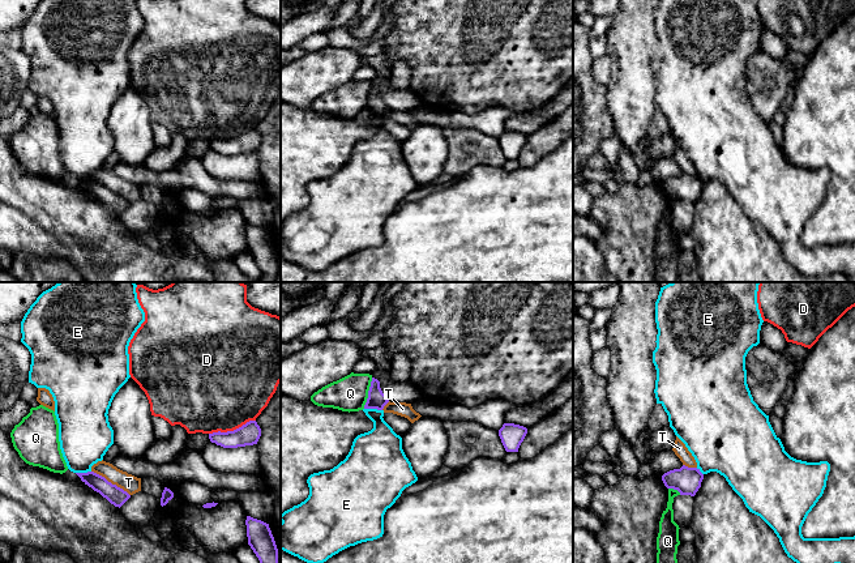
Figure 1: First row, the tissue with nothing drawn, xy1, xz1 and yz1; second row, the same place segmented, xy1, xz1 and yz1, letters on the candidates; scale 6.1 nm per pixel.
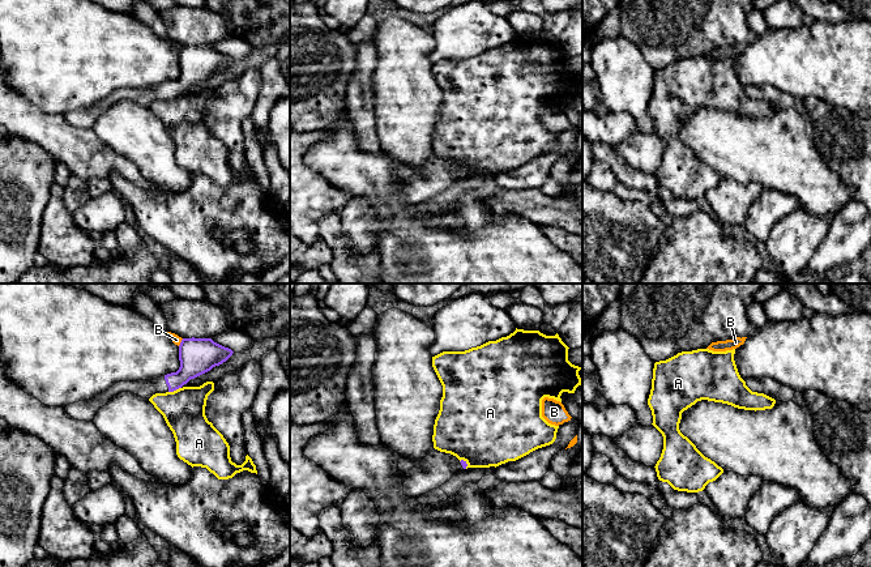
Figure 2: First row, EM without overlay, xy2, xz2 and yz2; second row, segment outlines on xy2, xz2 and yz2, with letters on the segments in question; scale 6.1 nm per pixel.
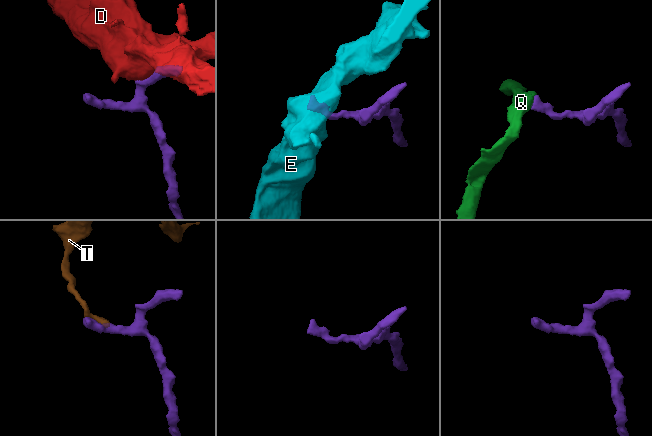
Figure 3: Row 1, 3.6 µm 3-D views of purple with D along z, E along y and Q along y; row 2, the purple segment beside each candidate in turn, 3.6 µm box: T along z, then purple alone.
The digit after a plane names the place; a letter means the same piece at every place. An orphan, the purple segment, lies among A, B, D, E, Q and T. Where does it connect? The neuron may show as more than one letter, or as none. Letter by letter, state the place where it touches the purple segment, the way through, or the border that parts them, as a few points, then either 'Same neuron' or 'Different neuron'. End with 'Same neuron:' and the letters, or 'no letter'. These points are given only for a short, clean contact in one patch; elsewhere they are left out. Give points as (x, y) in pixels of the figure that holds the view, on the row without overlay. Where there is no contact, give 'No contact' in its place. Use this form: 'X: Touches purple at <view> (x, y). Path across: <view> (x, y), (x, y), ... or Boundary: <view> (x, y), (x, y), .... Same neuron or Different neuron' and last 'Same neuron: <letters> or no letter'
A: Touches purple at xy2 (174, 97). Different neuron
B: Touches purple at xy2 (180, 50). Different neuron
D: Touches purple at xy1 (231, 139). Different neuron
E: Touches purple at xz1 (373, 115). Boundary: xz1 (364, 115), (381, 118). Different neuron
Q: Touches purple at xz1 (368, 101). Boundary: xz1 (372, 85), (363, 115). Different neuron
T: Touches purple at xy1 (110, 190). Boundary: xy1 (92, 178), (122, 195), (129, 203). Different neuron
Same neuron: no letter

